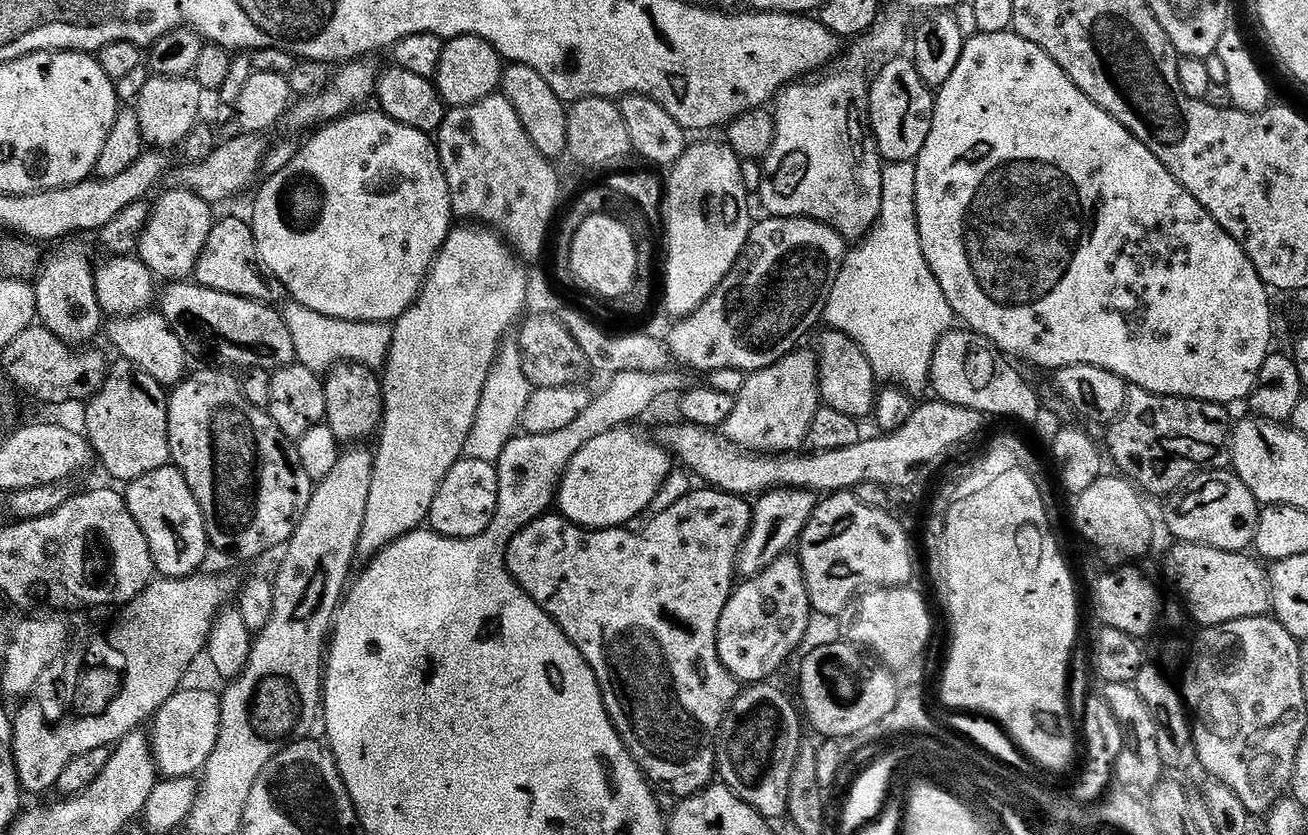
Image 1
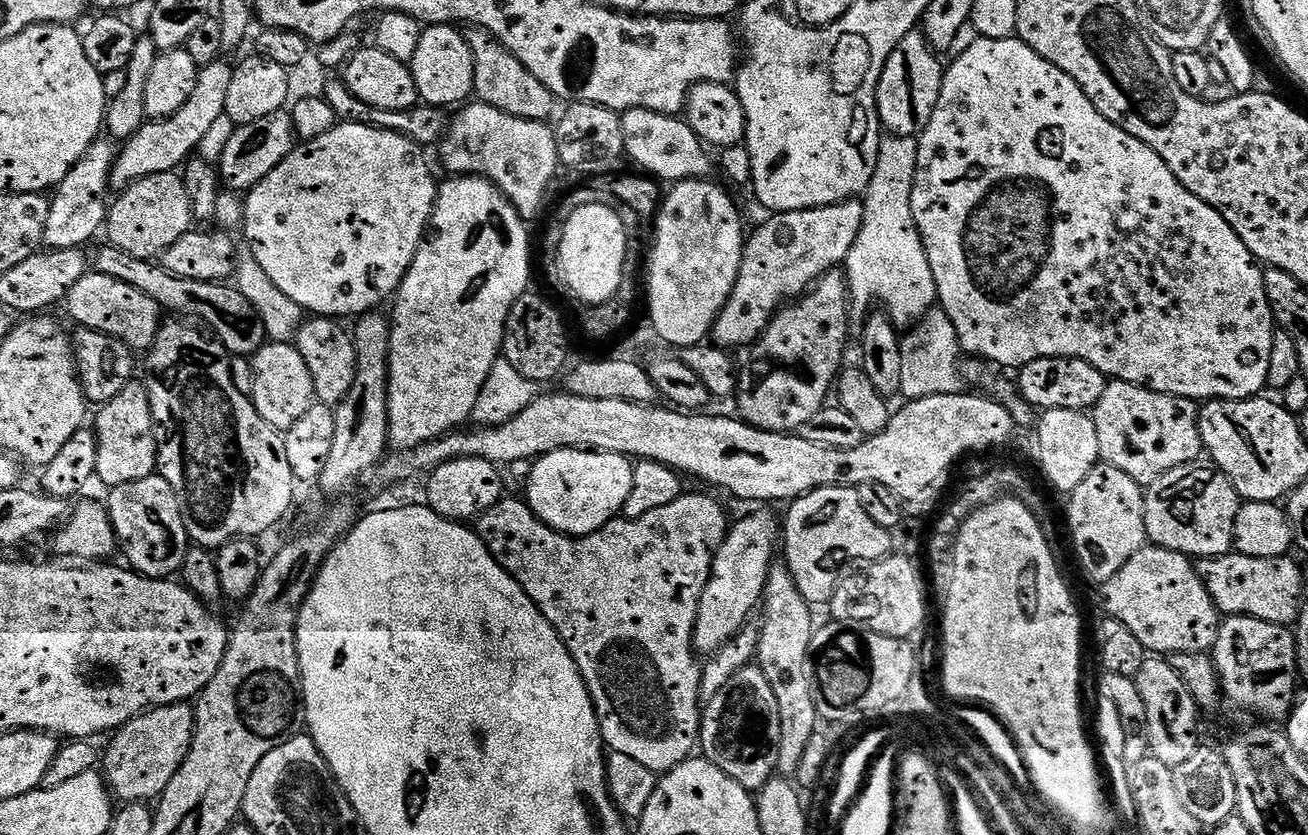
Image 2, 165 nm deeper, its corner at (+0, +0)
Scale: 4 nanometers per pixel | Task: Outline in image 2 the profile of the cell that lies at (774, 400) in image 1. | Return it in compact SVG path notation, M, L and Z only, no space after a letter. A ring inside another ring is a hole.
M836 270L820 277L811 290L773 315L751 349L752 357L740 376L740 393L734 396L744 423L764 432L791 433L824 411L824 399L833 391L845 363L848 316L848 286L845 277Z

